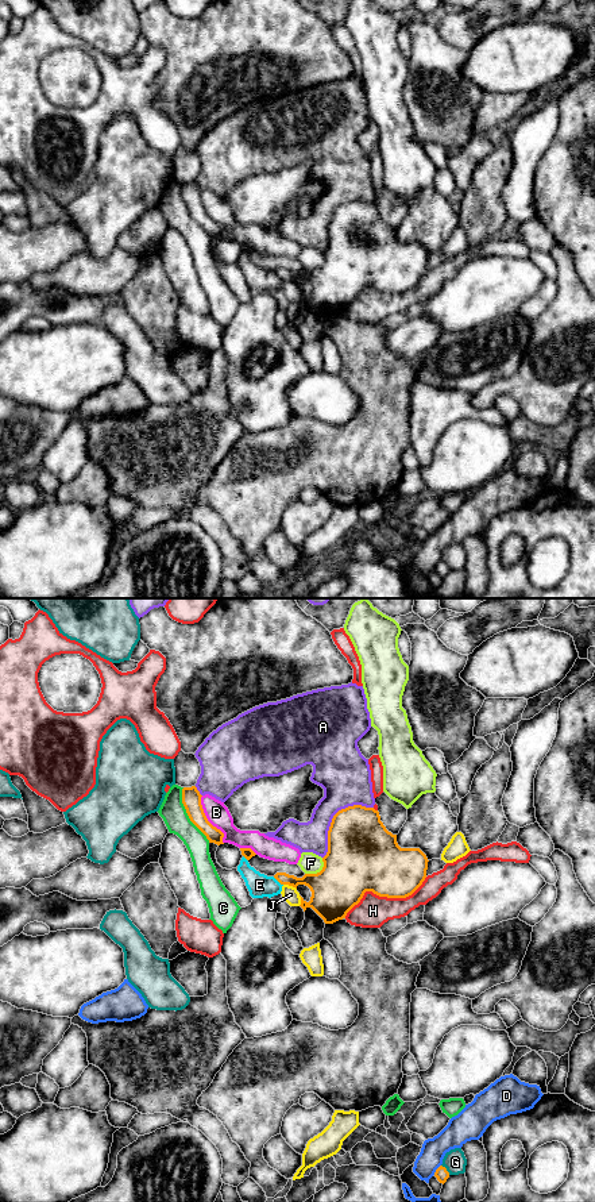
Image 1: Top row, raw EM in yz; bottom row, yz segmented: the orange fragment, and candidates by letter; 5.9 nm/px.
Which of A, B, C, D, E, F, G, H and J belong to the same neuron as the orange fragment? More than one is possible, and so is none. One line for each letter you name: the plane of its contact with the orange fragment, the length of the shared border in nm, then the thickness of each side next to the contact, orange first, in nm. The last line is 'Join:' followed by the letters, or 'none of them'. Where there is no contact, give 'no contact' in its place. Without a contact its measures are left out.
Join: none of them

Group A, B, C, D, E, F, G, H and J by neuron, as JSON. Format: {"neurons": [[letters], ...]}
{"neurons": [["A"], ["B", "E"], ["C"], ["D"], ["F"], ["G"], ["H"], ["J"]]}

